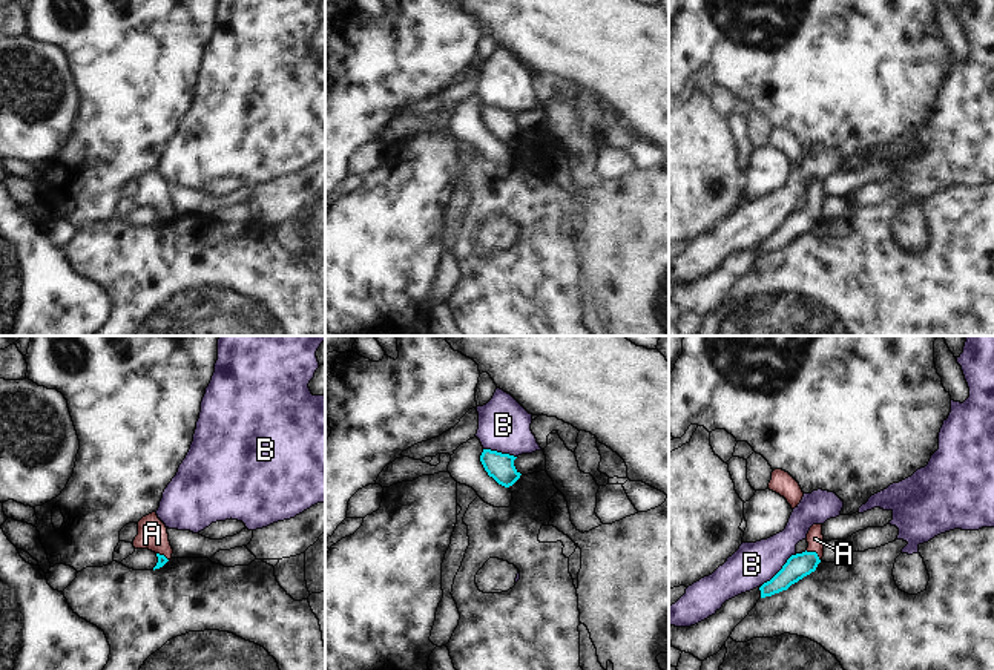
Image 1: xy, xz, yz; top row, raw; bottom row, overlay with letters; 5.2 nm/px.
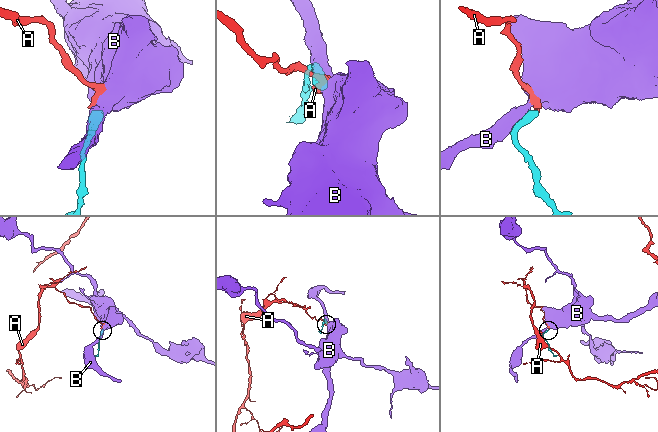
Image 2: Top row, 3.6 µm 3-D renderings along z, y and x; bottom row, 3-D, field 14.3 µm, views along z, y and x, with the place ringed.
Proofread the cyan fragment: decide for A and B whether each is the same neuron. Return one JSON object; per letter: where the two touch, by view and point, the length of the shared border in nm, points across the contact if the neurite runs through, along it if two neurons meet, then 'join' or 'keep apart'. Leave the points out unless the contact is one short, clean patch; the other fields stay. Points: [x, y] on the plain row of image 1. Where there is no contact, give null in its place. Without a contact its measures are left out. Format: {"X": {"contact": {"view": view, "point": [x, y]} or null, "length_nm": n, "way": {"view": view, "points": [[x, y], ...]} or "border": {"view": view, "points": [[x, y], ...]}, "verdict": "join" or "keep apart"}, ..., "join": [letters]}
{"A": {"contact": {"view": "yz", "point": [815, 209]}, "length_nm": 90, "way": {"view": "yz", "points": [[798, 223], [815, 209], [815, 195]]}, "verdict": "join"}, "B": {"contact": {"view": "yz", "point": [781, 226]}, "length_nm": 260, "border": {"view": "yz", "points": [[796, 210], [761, 243]]}, "verdict": "keep apart"}, "join": ["A"]}

